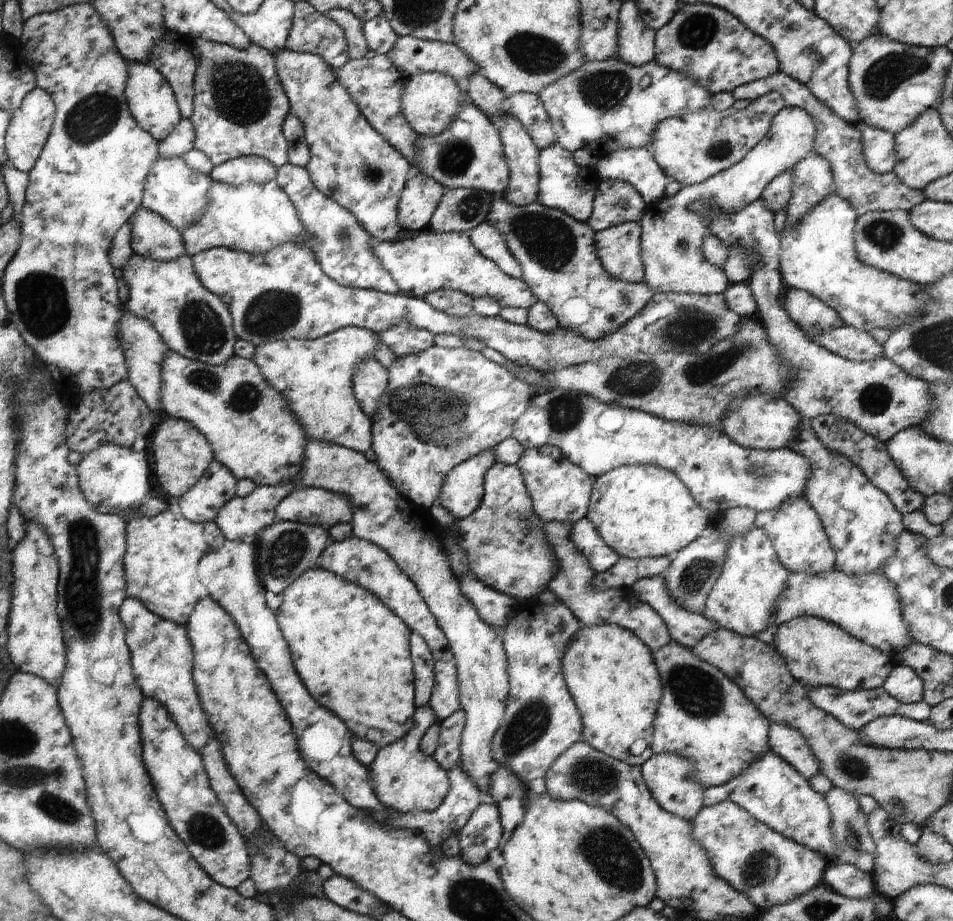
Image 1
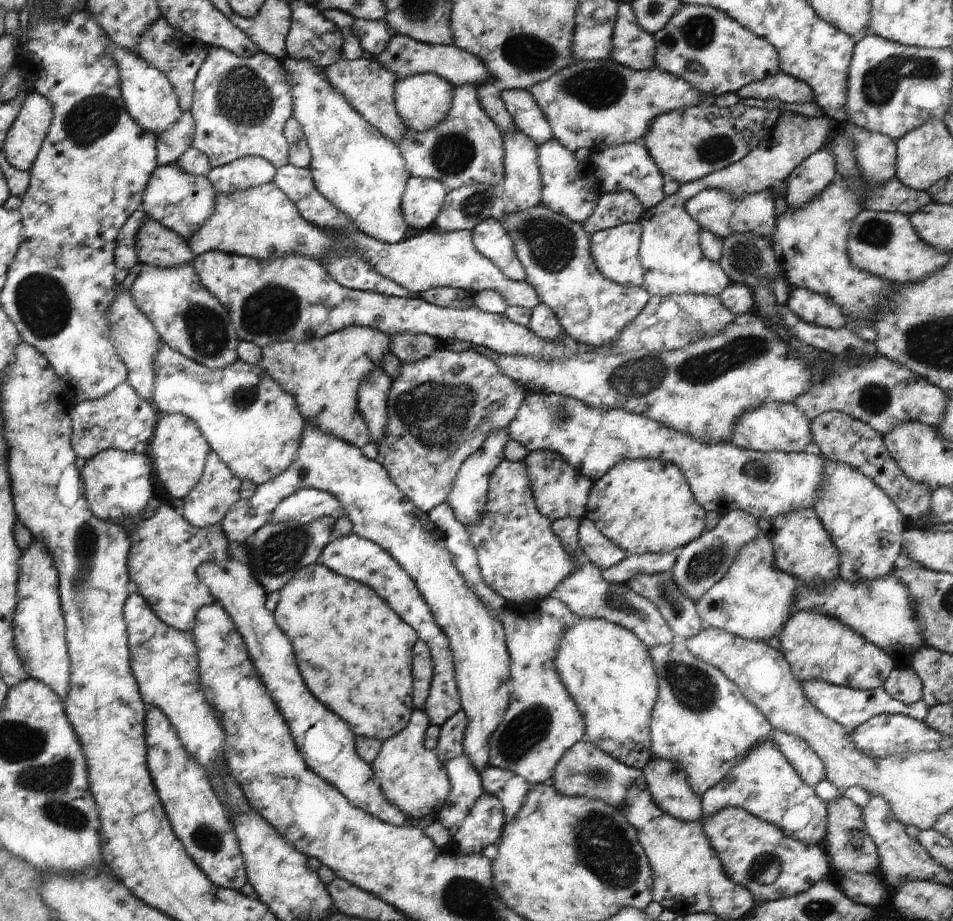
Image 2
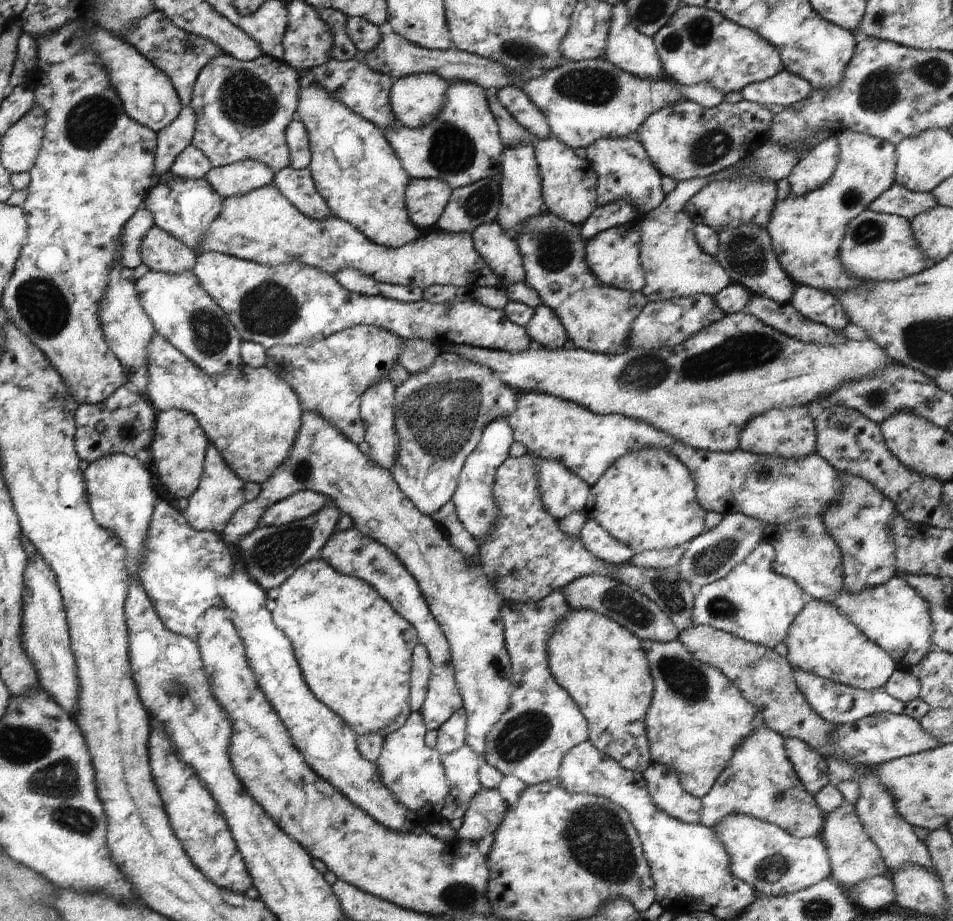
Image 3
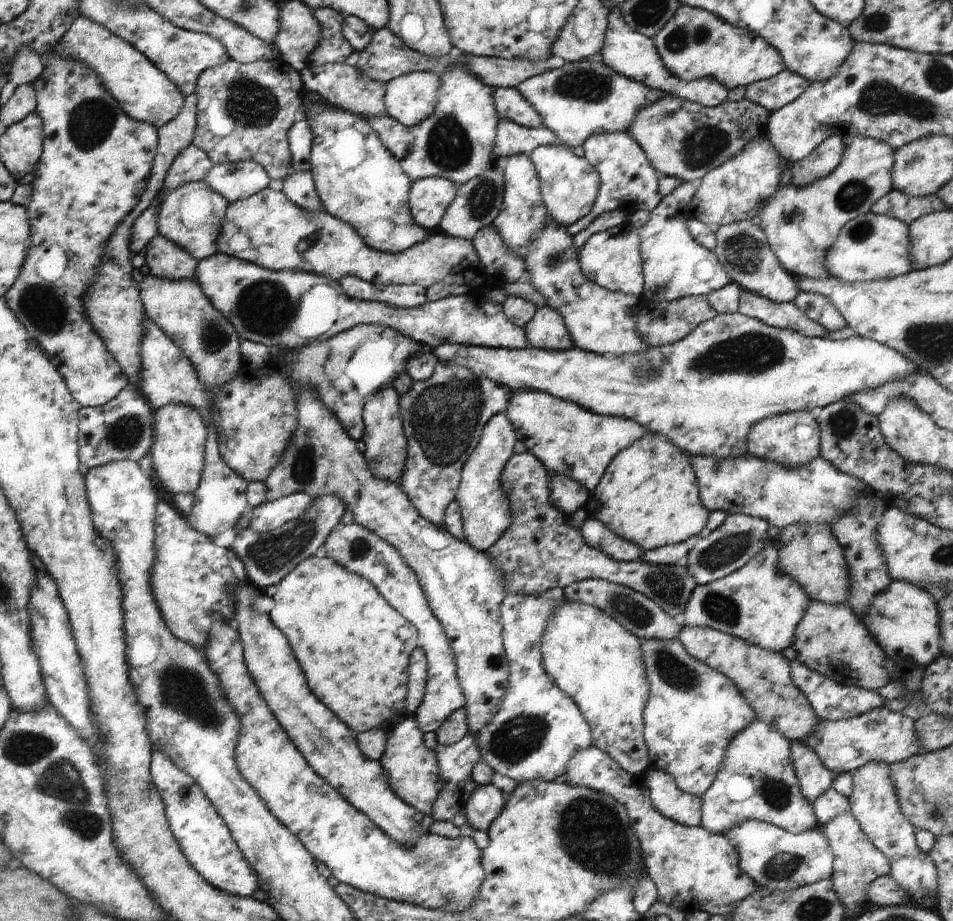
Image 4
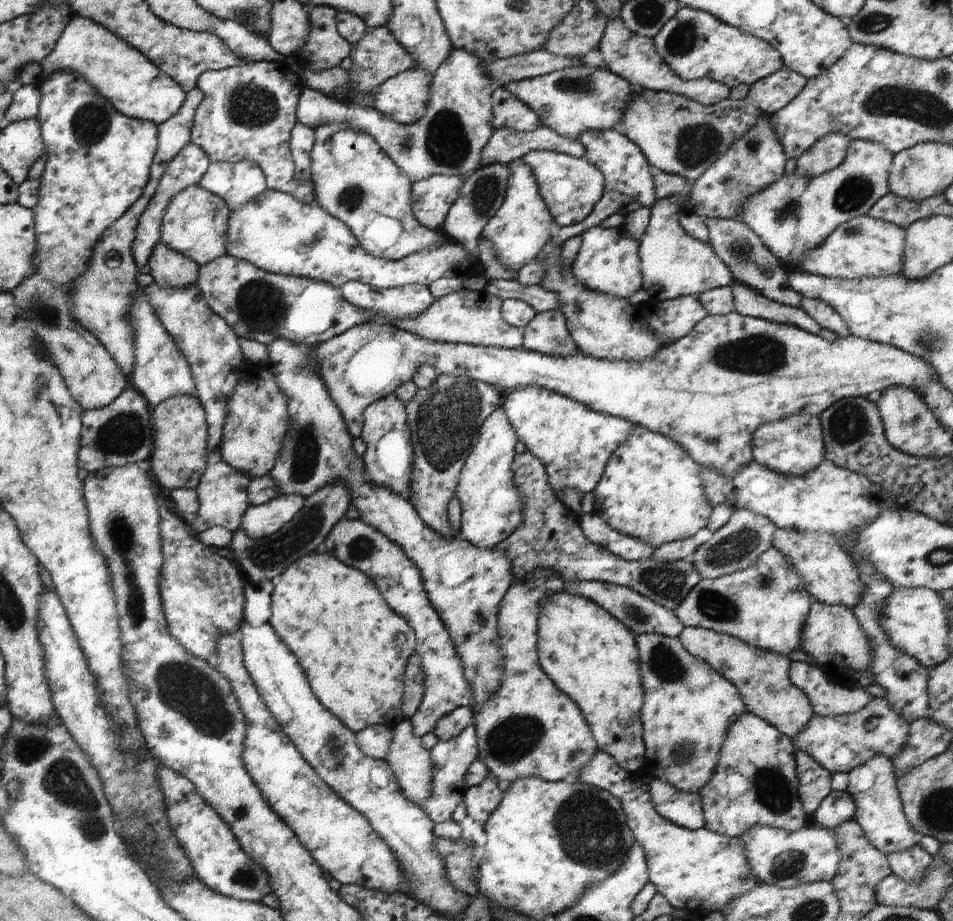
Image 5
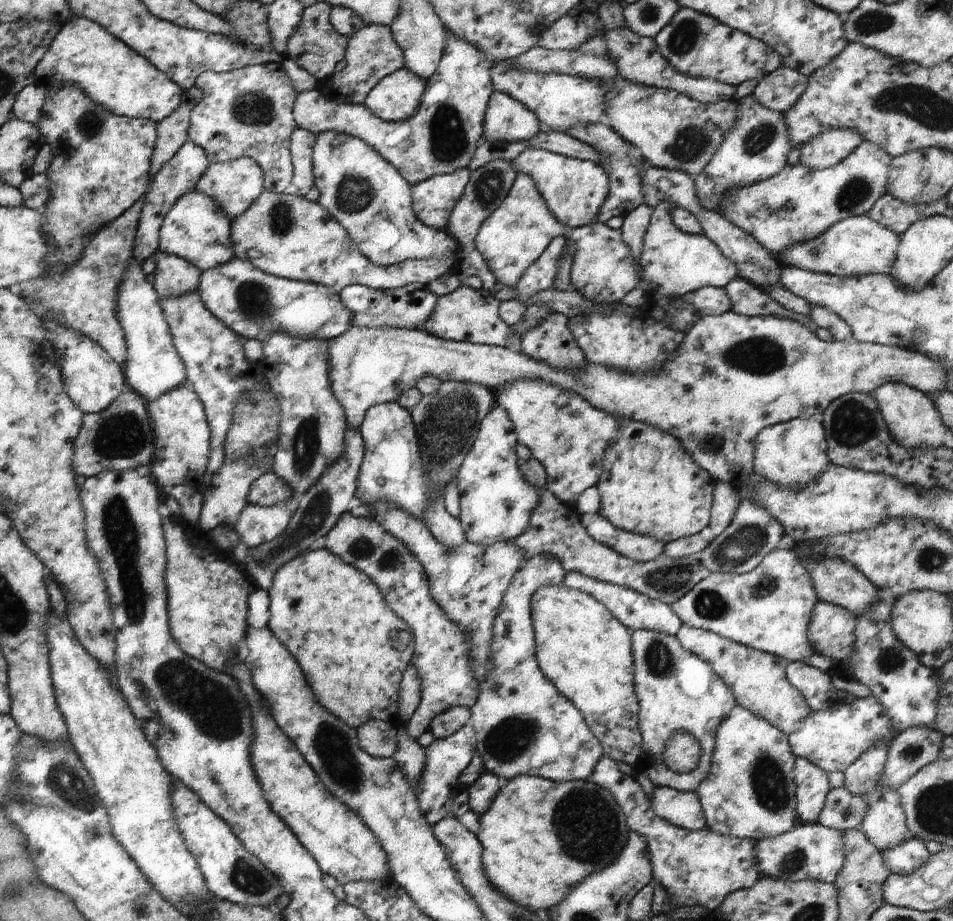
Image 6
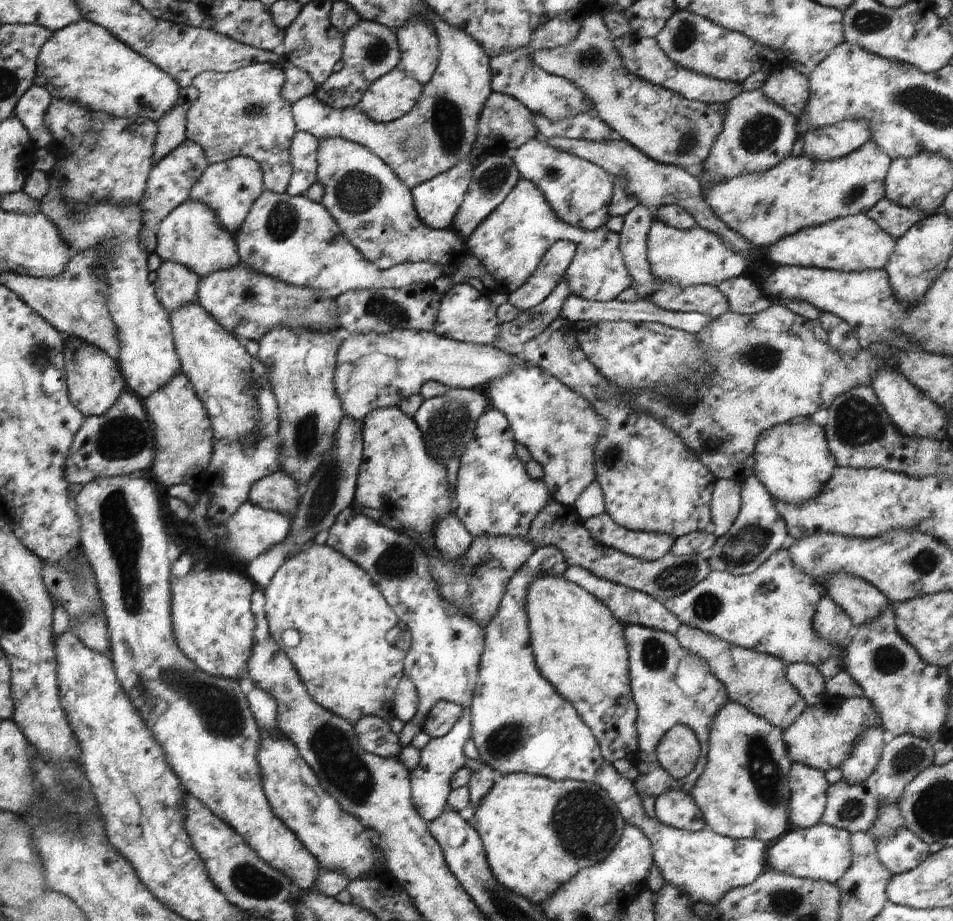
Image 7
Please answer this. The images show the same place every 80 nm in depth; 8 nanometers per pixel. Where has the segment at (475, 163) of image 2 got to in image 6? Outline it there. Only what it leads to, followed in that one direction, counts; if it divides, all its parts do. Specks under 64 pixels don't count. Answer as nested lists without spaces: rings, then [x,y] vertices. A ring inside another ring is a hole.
[[[446,32],[442,57],[435,72],[425,80],[425,88],[415,114],[402,121],[384,121],[363,103],[336,103],[323,96],[317,88],[296,94],[292,117],[297,127],[313,136],[320,132],[343,133],[360,138],[371,145],[410,186],[433,175],[465,169],[473,152],[483,140],[483,119],[488,98],[494,88],[489,69],[492,63],[473,45]]]

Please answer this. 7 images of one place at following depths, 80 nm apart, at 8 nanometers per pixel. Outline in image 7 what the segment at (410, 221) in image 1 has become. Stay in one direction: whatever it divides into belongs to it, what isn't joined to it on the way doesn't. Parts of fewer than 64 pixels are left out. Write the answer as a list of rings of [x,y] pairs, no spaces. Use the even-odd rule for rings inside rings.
[[[464,159],[445,173],[424,181],[411,189],[413,209],[418,220],[421,220],[422,224],[431,229],[450,229],[453,224],[453,216],[459,210],[459,204],[463,202],[463,196],[467,192],[473,170],[474,167],[469,164],[467,159]]]

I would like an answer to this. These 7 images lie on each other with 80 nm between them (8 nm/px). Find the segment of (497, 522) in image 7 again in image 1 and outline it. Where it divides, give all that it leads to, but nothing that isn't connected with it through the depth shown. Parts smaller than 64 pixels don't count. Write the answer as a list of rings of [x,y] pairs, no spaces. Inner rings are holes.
[[[495,447],[487,448],[447,472],[441,484],[438,506],[443,506],[454,520],[463,520],[479,508],[485,472],[495,464]]]

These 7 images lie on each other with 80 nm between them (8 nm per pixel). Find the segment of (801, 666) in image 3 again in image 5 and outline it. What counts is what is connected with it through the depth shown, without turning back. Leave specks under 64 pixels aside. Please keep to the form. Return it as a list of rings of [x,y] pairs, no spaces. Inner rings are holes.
[[[813,600],[800,632],[798,649],[810,658],[807,664],[815,665],[829,679],[841,685],[862,689],[875,685],[868,667],[872,654],[871,645],[852,610],[846,606],[828,605]]]

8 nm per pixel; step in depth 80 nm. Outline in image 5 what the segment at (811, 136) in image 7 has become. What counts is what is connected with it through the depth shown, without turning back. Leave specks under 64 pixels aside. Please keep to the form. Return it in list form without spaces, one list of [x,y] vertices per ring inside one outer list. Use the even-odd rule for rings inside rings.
[[[835,132],[823,135],[796,160],[794,173],[810,179],[839,166],[849,141],[847,136]]]

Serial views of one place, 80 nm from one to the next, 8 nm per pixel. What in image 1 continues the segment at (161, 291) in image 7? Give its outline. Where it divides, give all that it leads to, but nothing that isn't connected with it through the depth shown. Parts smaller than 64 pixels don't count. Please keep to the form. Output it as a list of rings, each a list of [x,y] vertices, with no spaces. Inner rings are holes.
[[[139,206],[128,222],[131,224],[130,248],[134,255],[155,262],[171,262],[187,256],[179,232],[155,212]]]

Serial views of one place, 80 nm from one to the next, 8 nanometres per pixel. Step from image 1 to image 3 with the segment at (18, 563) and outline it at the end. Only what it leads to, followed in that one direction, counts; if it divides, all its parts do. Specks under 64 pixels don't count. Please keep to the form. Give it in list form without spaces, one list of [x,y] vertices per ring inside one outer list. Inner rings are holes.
[[[39,553],[26,560],[23,569],[20,640],[25,656],[34,668],[37,686],[43,689],[71,718],[78,700],[78,684],[73,653],[69,648],[65,607],[55,575]]]

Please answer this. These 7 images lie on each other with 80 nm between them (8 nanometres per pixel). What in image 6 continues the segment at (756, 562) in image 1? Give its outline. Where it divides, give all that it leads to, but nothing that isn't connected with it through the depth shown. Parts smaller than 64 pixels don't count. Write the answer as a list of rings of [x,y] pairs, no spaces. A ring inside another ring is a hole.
[[[771,549],[755,568],[741,575],[731,573],[709,573],[687,594],[668,607],[683,625],[714,632],[720,637],[785,660],[798,661],[814,652],[807,642],[806,630],[816,596],[808,577],[796,554],[791,549]]]

